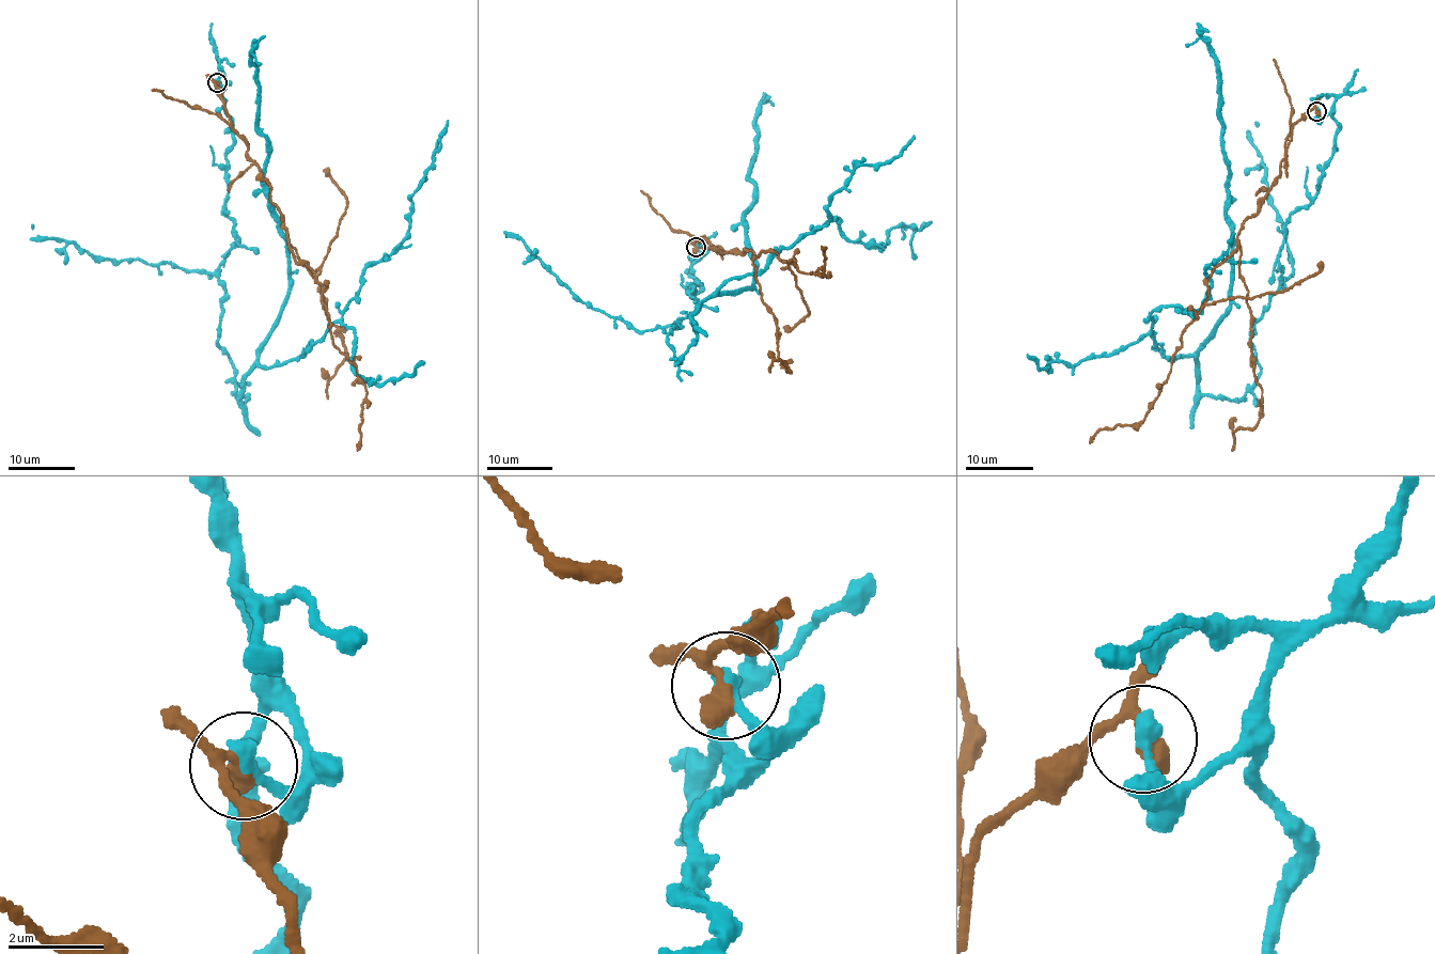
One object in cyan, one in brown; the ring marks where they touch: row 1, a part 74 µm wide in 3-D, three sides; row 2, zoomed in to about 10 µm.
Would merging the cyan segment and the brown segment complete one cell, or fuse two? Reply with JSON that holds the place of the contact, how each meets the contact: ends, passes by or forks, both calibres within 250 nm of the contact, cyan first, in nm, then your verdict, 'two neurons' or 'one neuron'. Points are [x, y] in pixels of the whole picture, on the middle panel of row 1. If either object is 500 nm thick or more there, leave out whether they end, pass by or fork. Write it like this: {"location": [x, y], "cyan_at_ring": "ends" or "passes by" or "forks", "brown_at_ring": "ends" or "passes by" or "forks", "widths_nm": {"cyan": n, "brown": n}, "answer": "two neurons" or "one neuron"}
{"location": [696, 247], "cyan_at_ring": "ends", "brown_at_ring": "passes by", "widths_nm": {"cyan": 360, "brown": 360}, "answer": "two neurons"}

